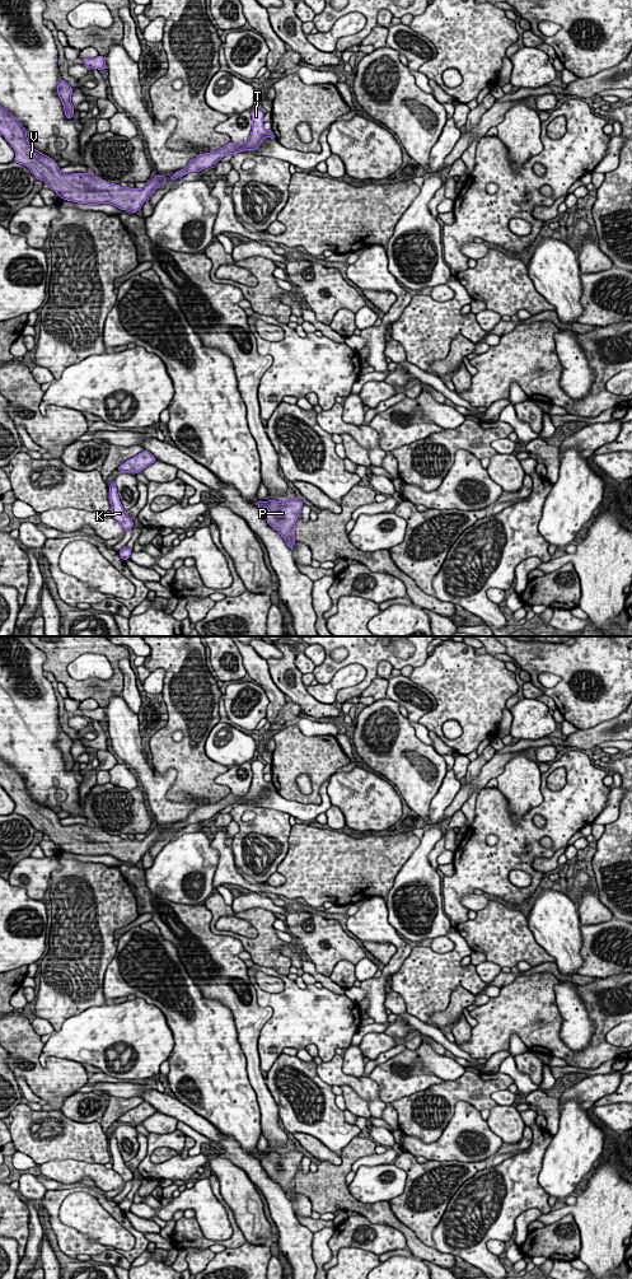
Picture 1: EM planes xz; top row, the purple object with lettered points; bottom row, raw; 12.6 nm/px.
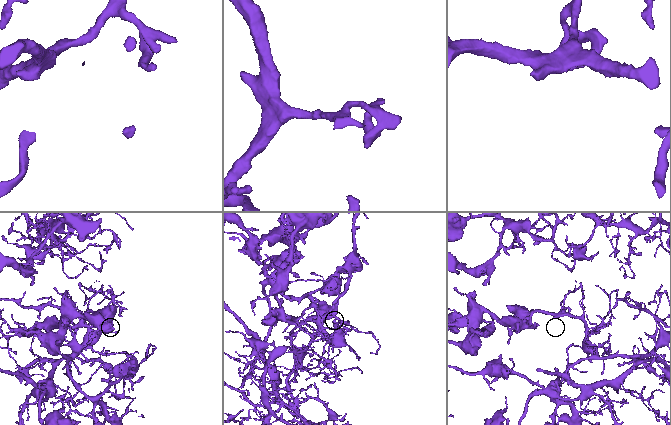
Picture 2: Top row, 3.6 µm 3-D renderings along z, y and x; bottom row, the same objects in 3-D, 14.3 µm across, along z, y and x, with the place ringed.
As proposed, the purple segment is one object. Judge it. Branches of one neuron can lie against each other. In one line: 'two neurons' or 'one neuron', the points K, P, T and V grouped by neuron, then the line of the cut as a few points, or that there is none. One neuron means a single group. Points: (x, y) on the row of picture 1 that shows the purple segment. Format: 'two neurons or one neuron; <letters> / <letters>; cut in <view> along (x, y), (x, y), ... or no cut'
one neuron; K P T V; no cut

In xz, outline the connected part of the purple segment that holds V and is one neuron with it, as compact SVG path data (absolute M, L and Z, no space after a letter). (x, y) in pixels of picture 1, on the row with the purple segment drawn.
M0 106L0 135L15 150L14 162L25 165L36 179L42 179L58 197L86 205L111 204L121 210L136 213L149 200L154 191L167 181L158 176L148 182L144 188L121 187L109 183L92 173L62 174L57 162L33 149L22 123Z

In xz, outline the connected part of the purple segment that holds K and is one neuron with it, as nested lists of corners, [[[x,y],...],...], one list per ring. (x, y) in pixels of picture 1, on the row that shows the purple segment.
[[[114,480],[111,481],[109,486],[109,500],[112,505],[112,517],[122,526],[125,532],[134,528],[134,521],[126,514],[120,501]]]

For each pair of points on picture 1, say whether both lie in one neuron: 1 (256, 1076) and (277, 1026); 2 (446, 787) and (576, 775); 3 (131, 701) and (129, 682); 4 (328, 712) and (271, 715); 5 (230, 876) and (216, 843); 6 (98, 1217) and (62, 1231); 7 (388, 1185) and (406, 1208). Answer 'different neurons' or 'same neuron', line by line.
1: different neurons
2: different neurons
3: same neuron
4: different neurons
5: same neuron
6: different neurons
7: different neurons

